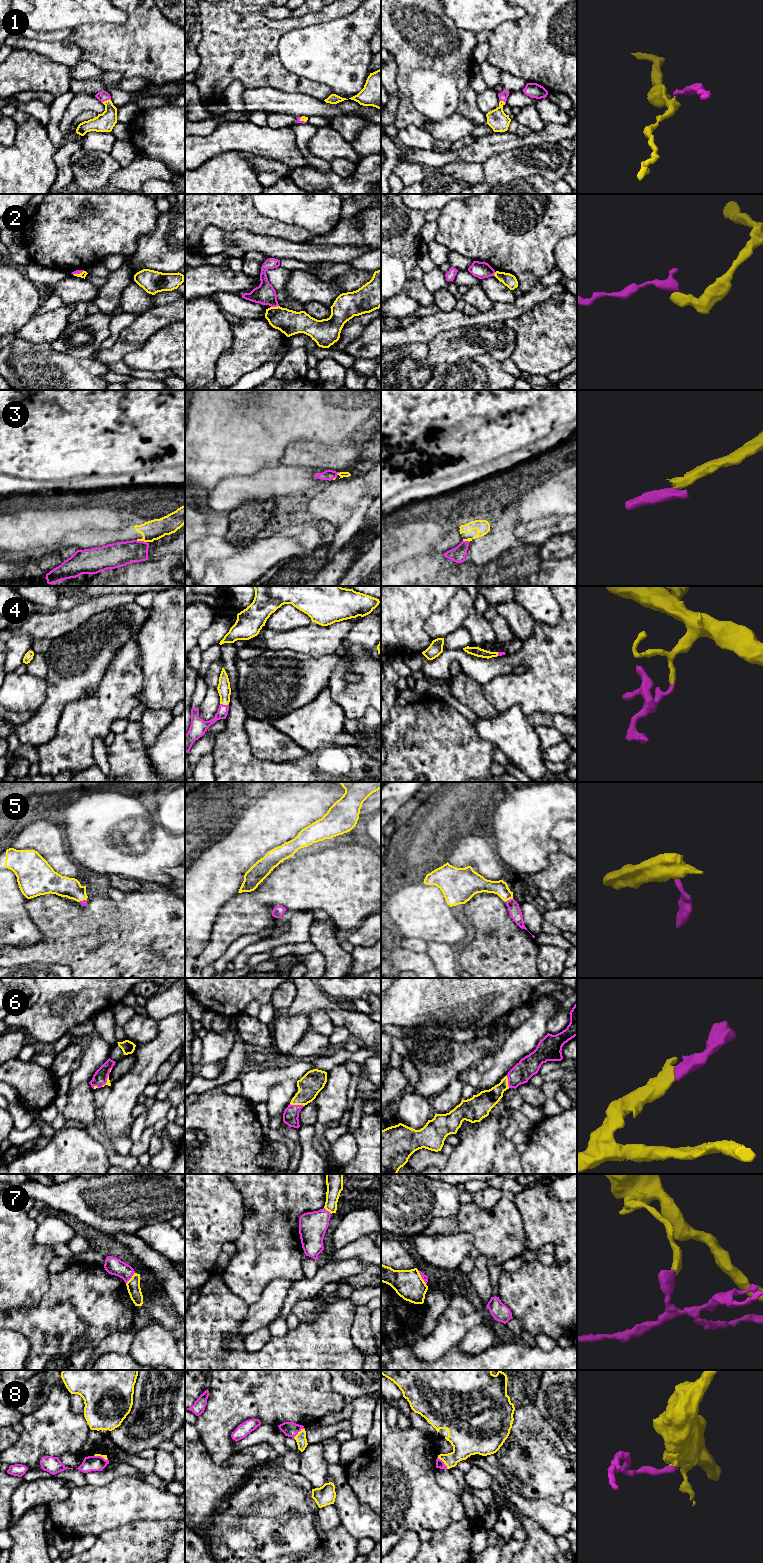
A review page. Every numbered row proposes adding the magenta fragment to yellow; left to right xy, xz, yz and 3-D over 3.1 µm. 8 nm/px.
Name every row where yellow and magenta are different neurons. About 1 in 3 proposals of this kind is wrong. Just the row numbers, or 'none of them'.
2, 3, 7

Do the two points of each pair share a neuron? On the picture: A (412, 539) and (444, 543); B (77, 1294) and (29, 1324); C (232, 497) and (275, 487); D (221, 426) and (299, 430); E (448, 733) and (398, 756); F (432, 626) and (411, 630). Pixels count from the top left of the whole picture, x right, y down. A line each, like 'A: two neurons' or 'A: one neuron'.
A: two neurons
B: one neuron
C: one neuron
D: one neuron
E: one neuron
F: two neurons

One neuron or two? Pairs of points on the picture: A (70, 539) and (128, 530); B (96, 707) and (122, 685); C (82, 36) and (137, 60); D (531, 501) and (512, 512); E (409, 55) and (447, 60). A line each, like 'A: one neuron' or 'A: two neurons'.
A: one neuron
B: one neuron
C: one neuron
D: two neurons
E: one neuron

